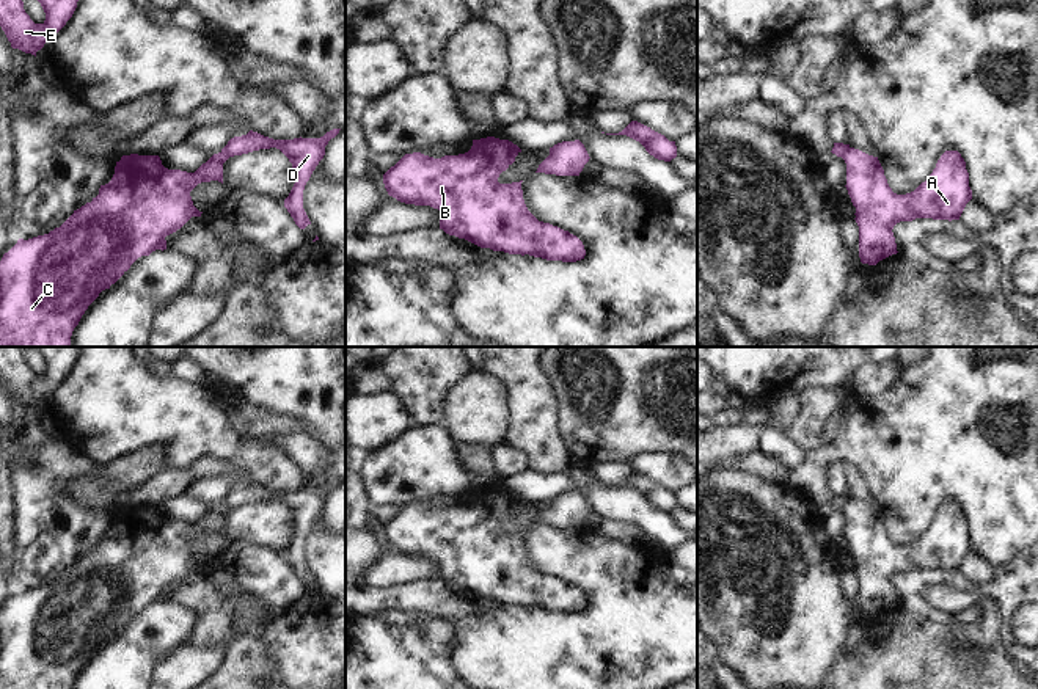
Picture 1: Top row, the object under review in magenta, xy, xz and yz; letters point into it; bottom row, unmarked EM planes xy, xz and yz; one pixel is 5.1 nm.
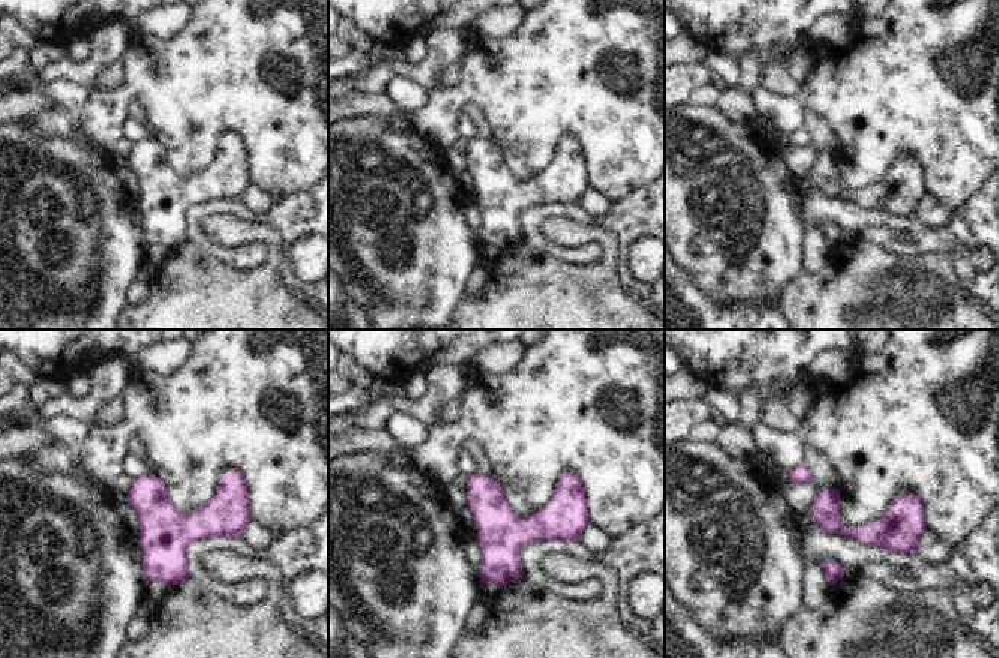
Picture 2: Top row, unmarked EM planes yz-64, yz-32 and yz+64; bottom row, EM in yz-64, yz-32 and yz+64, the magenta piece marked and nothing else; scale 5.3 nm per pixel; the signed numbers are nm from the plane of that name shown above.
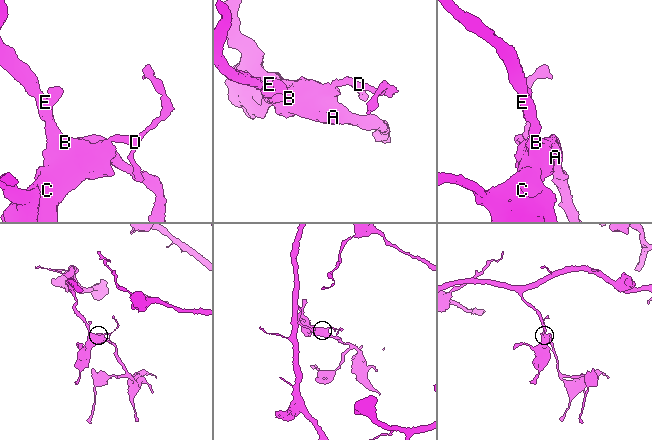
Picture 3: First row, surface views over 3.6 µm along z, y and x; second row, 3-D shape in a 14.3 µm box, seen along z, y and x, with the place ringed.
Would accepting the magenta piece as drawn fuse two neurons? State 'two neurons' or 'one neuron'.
two neurons

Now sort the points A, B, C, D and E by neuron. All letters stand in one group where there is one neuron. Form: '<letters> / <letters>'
A B C E / D

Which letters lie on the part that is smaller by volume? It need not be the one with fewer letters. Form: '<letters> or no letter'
D

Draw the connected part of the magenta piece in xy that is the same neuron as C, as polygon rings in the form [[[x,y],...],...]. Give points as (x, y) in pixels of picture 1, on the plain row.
[[[223,504],[214,505],[195,524],[187,524],[165,519],[159,507],[122,507],[121,512],[116,513],[111,532],[101,537],[99,546],[93,549],[91,554],[86,554],[80,560],[74,562],[74,565],[60,579],[28,592],[19,590],[17,595],[3,606],[0,612],[0,689],[71,689],[82,667],[102,642],[110,640],[110,637],[115,636],[138,609],[149,607],[155,601],[166,601],[166,587],[181,581],[192,568],[201,568],[203,563],[193,557],[190,543],[201,534],[218,532],[223,535],[223,515],[228,510],[229,509]]]

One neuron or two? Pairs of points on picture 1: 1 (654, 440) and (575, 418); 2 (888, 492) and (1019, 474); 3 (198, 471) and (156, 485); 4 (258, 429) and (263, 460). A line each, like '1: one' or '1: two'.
1: one
2: one
3: one
4: two

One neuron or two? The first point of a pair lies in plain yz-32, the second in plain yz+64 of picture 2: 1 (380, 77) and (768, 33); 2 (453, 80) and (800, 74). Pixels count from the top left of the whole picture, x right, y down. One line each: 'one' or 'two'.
1: two
2: one

